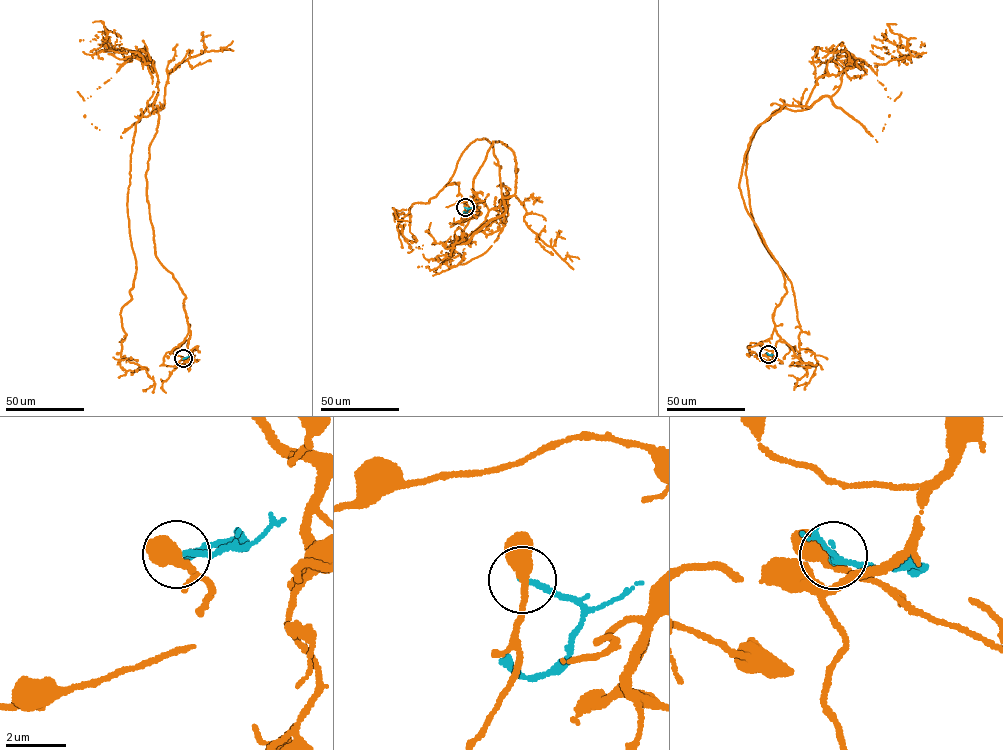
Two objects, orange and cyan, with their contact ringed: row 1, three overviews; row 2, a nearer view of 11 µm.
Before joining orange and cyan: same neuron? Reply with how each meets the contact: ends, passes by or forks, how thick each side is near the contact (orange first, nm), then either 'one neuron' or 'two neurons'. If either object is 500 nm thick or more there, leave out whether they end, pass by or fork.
orange passes by | cyan ends | 380/170 nm | two neurons

